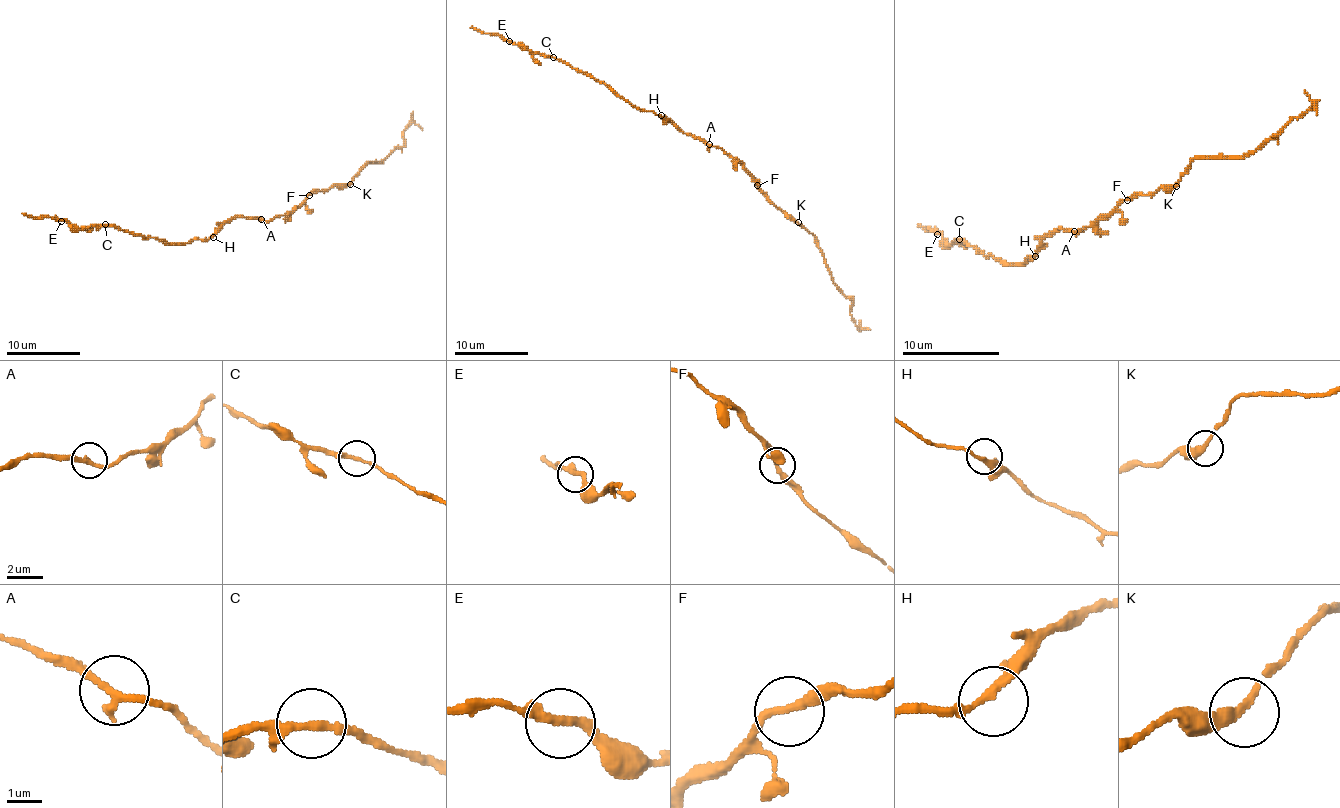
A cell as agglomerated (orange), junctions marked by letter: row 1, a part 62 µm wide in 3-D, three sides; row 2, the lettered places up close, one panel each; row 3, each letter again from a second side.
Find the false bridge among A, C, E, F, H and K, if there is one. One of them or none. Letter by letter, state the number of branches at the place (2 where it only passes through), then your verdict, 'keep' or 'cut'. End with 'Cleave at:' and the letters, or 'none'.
A: 2 branches meet; keep
C: 2 branches meet; keep
E: 2 branches meet; keep
F: 2 branches meet; keep
H: 2 branches meet; keep
K: 2 branches meet; keep
Cleave at: none

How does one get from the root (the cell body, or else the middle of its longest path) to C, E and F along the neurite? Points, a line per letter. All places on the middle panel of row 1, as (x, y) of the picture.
C: (709, 146), (679, 131), (655, 113), (633, 107), (603, 83), (553, 57)
E: (709, 146), (679, 131), (655, 113), (633, 107), (603, 83), (553, 57), (522, 50), (509, 41)
F: (709, 146), (718, 146), (735, 157), (757, 185)

